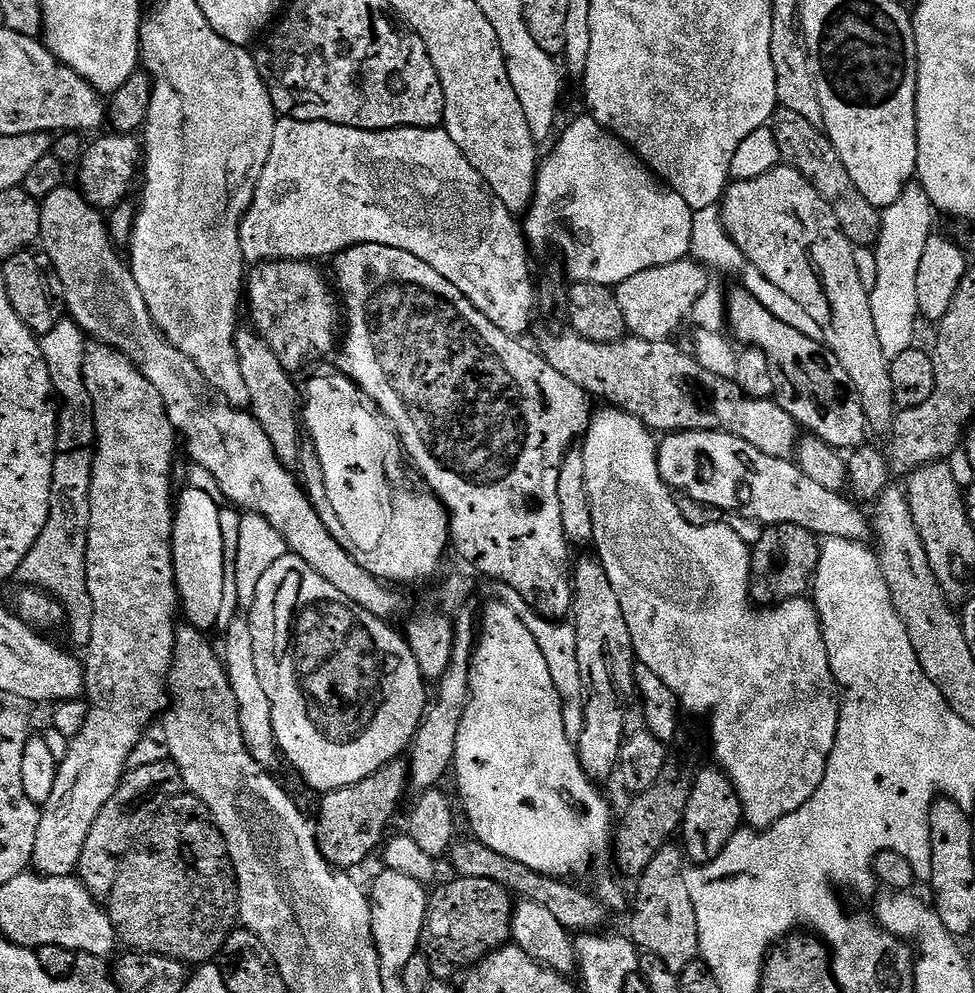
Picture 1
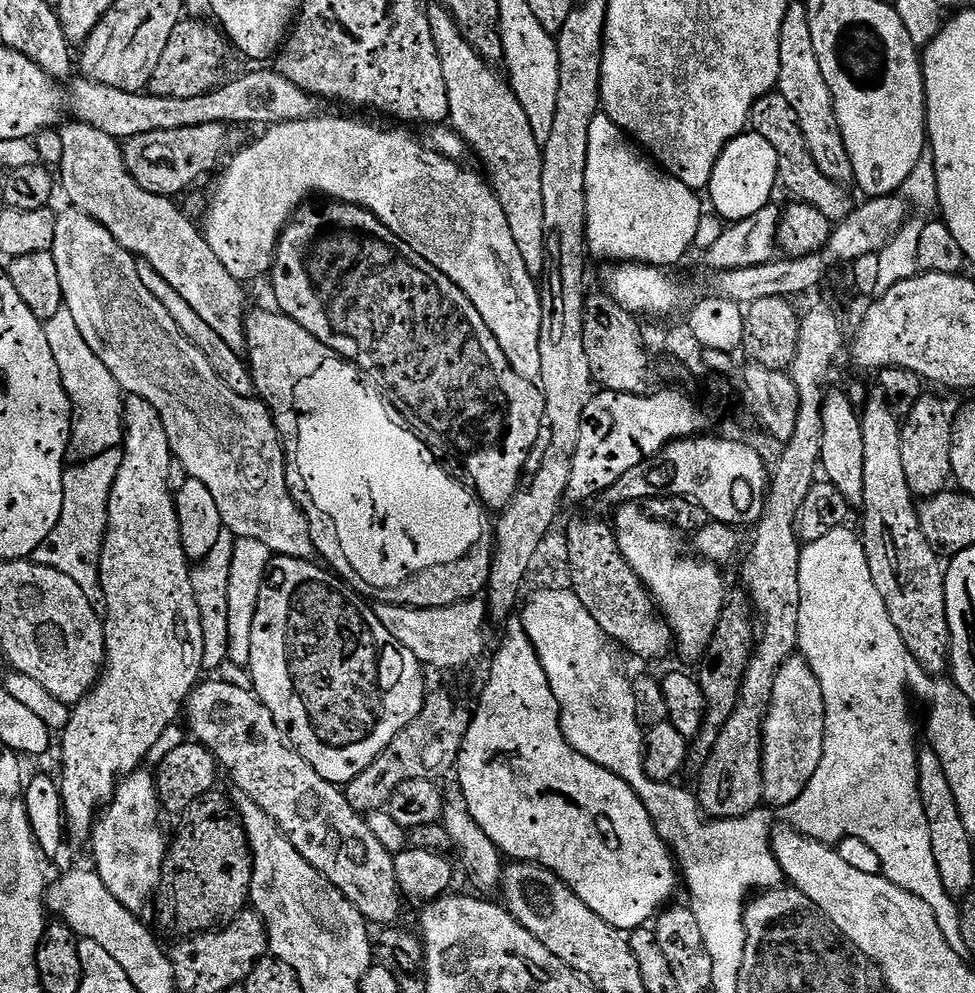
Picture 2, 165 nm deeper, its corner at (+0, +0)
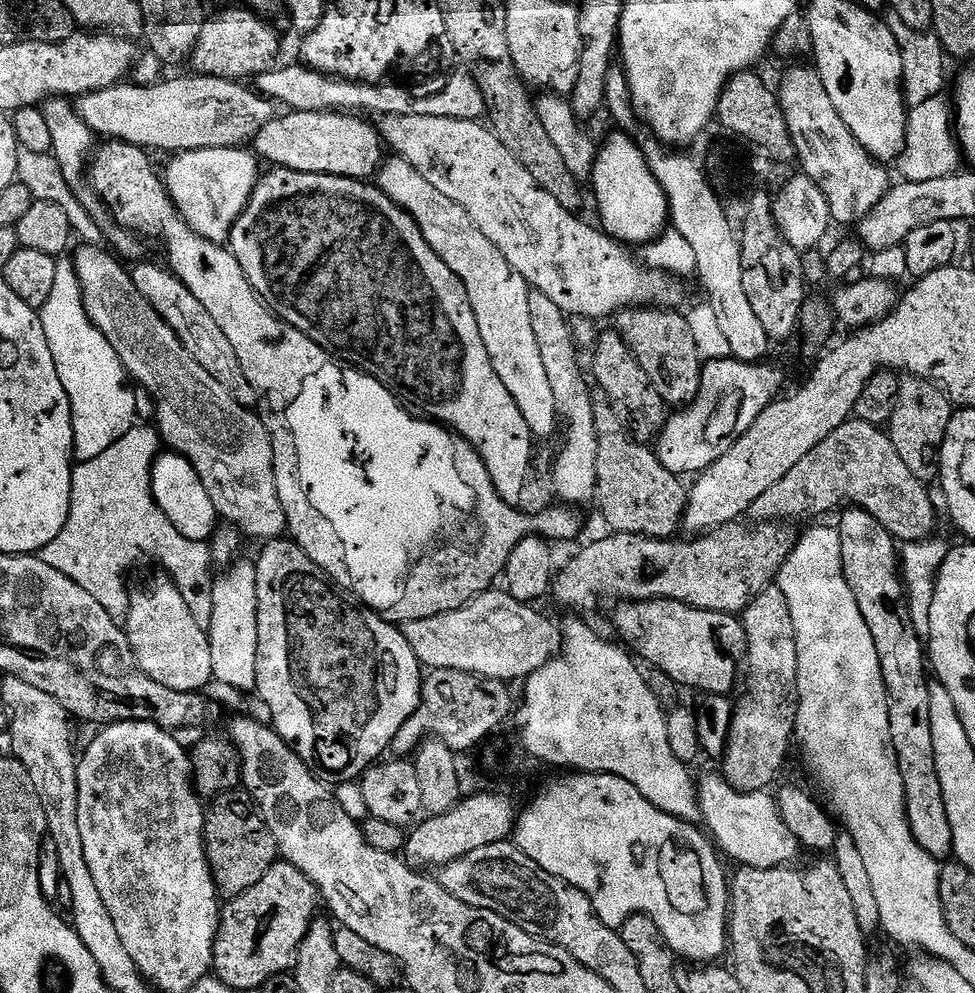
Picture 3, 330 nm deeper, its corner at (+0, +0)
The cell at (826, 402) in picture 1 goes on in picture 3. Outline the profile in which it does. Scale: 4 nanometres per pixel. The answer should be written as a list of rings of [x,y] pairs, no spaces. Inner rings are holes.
[[[849,507],[839,513],[838,531],[842,542],[842,570],[846,582],[850,586],[850,594],[858,602],[858,610],[862,610],[862,618],[866,618],[866,626],[870,626],[870,638],[874,638],[874,646],[878,650],[878,662],[882,666],[882,678],[888,695],[888,713],[890,714],[890,738],[898,758],[898,770],[902,774],[902,790],[904,791],[904,809],[910,830],[914,834],[914,842],[930,854],[938,862],[944,862],[953,855],[952,831],[950,818],[946,818],[946,802],[942,798],[942,782],[938,782],[938,766],[934,754],[934,734],[930,726],[930,700],[932,688],[924,677],[926,672],[926,644],[914,634],[914,626],[908,609],[906,587],[902,579],[902,565],[898,555],[897,541],[888,530],[866,510]]]

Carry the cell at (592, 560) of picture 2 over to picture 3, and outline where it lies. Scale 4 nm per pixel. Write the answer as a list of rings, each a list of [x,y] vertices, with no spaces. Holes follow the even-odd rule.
[[[659,598],[620,602],[615,608],[612,624],[621,636],[619,639],[648,666],[662,670],[662,674],[670,674],[681,689],[693,688],[699,694],[728,696],[736,679],[737,684],[741,679],[748,643],[744,625],[736,616],[698,610],[677,600]]]

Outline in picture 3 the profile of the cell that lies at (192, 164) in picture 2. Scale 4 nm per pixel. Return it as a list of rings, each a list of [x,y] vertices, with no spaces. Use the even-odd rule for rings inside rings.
[[[291,110],[283,114],[285,116],[273,115],[272,120],[266,122],[256,135],[254,152],[261,161],[269,160],[269,165],[295,172],[345,176],[348,180],[365,182],[379,173],[386,159],[386,145],[380,138],[377,125],[367,124],[363,115]]]

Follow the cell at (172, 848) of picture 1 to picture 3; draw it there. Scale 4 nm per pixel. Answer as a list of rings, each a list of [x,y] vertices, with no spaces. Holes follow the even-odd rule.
[[[222,792],[211,804],[204,818],[204,845],[219,895],[231,898],[250,890],[254,882],[262,882],[262,874],[266,874],[266,870],[277,863],[276,839],[247,792]]]

